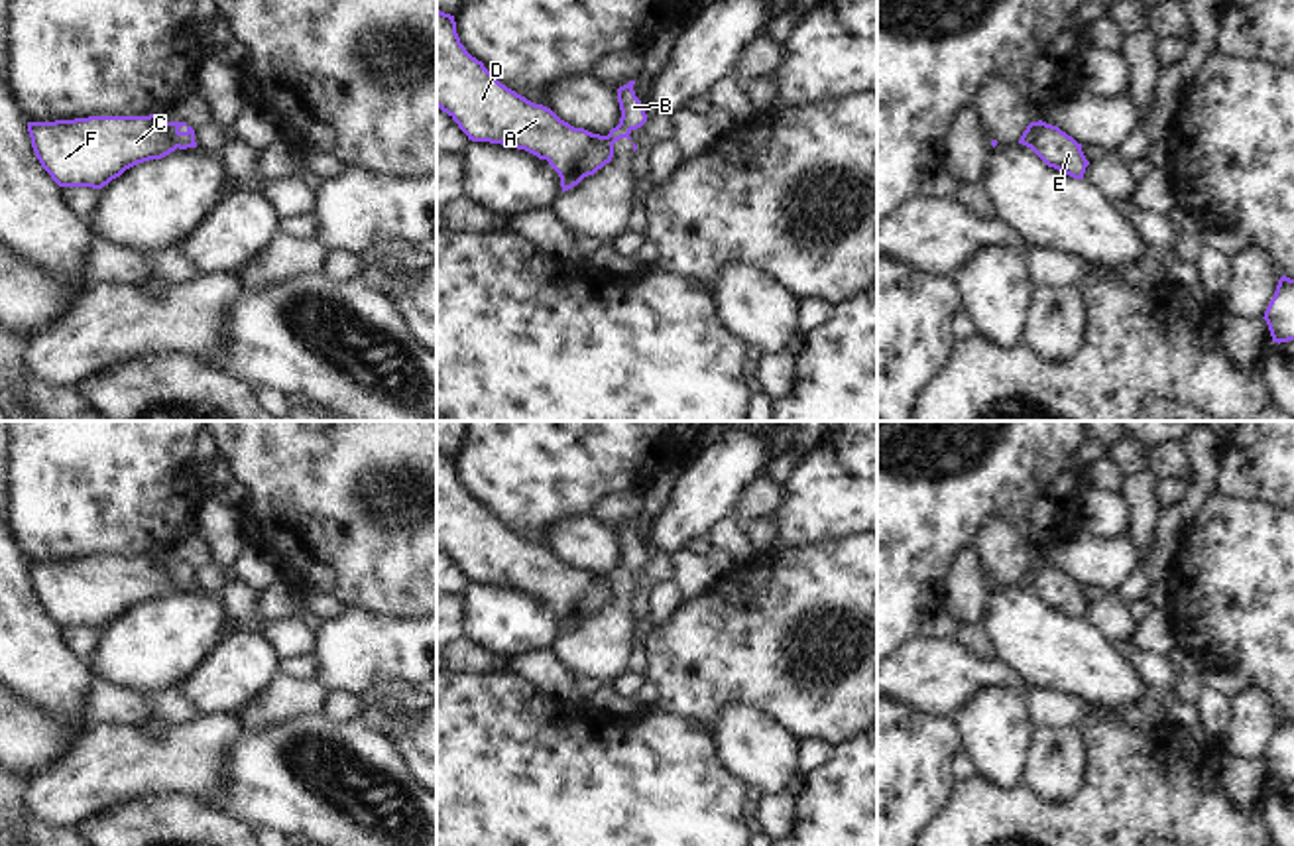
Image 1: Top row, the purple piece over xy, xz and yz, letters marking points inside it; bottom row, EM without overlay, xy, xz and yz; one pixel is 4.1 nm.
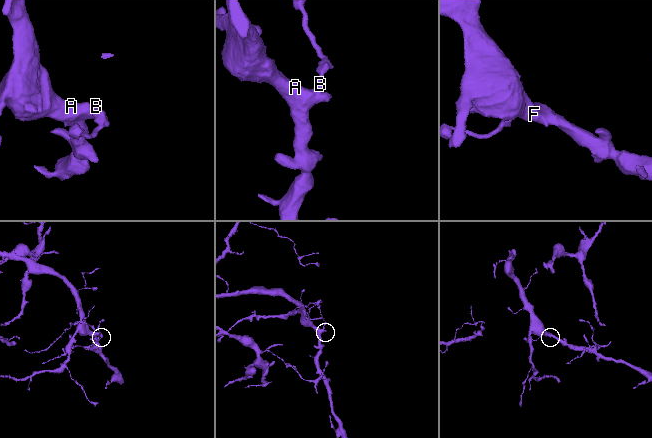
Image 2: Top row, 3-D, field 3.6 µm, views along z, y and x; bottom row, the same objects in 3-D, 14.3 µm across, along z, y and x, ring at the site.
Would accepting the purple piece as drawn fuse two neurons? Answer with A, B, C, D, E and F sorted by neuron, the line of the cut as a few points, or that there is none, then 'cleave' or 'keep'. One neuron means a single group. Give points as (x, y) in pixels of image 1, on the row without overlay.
A C D E F / B | xy (168, 563), (168, 579), (176, 589) | cleave

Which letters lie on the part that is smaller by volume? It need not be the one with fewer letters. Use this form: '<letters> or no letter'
B

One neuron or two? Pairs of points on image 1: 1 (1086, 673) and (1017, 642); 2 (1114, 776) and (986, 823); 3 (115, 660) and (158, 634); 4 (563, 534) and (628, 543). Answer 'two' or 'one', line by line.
1: one
2: one
3: one
4: two

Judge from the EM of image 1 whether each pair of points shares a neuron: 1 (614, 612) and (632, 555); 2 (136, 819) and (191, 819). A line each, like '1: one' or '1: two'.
1: one
2: one

